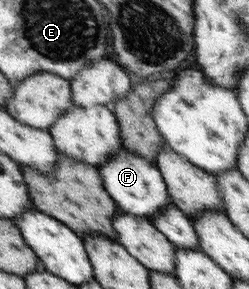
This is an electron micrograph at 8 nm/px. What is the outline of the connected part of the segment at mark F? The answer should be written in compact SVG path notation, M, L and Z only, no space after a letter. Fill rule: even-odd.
M122 149L117 155L111 156L101 164L99 171L105 181L105 189L117 201L121 211L153 222L158 211L168 203L172 203L157 165L136 152Z

